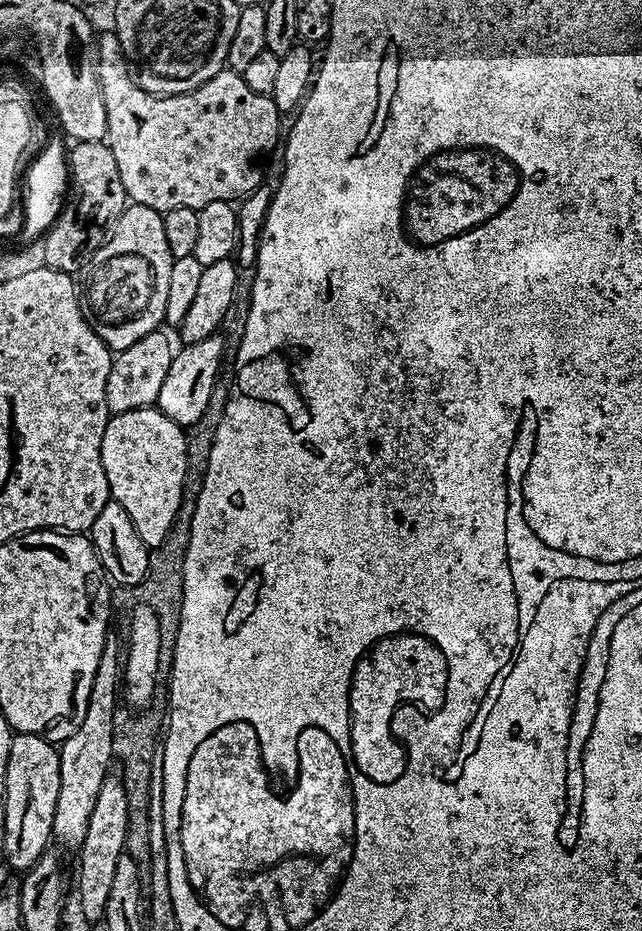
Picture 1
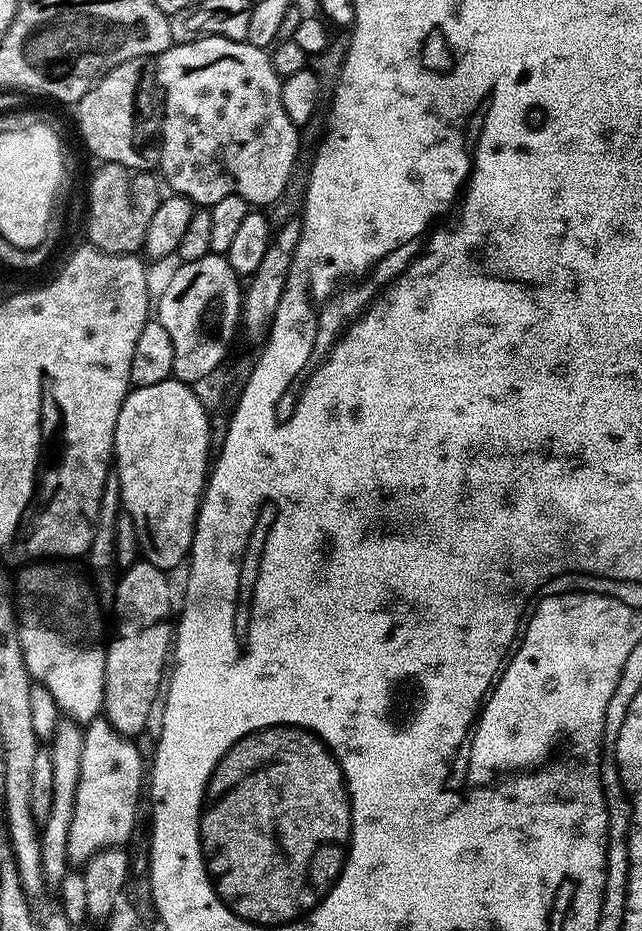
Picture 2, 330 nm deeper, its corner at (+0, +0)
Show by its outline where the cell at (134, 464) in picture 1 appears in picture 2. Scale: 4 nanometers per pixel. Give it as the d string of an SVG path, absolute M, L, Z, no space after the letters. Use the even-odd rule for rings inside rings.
M169 378L154 382L154 386L133 387L118 410L114 430L114 474L120 483L120 502L123 511L134 522L136 537L143 559L165 570L189 559L192 539L196 533L196 516L206 481L210 475L210 429L208 412L195 391L183 380Z

